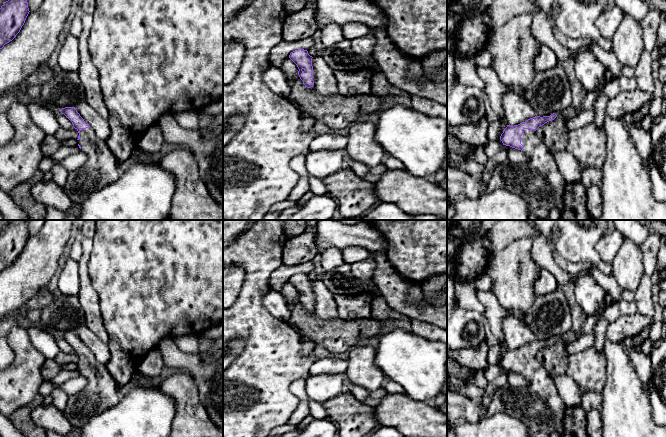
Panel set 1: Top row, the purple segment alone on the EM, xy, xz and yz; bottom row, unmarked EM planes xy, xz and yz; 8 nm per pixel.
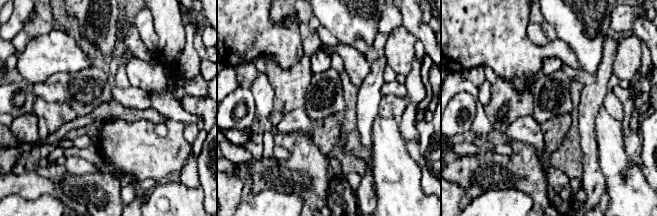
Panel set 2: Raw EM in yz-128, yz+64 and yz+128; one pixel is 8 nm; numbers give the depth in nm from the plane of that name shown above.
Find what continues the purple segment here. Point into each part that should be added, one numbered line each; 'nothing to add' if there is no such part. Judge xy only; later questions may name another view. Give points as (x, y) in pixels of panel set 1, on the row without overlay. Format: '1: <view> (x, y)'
1: xy (101, 393)

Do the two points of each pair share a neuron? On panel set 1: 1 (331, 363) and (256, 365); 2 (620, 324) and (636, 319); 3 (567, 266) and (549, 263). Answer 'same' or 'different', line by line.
1: different
2: same
3: different

